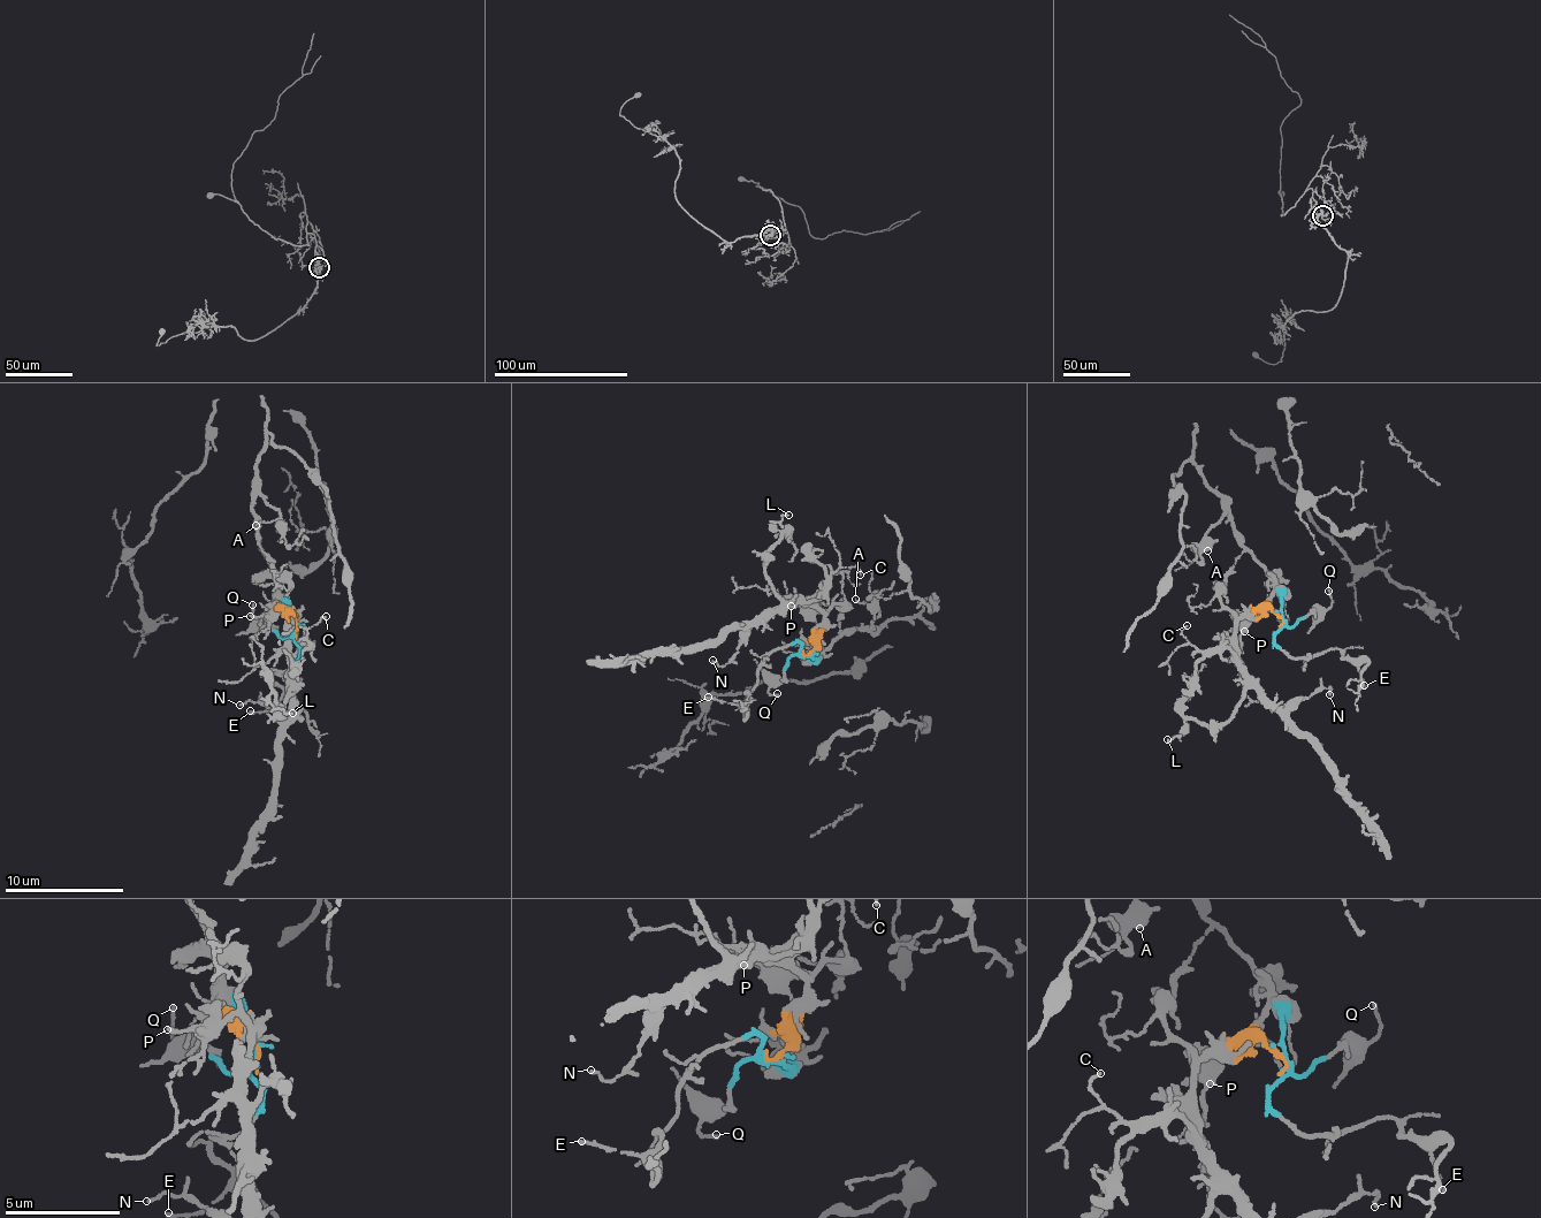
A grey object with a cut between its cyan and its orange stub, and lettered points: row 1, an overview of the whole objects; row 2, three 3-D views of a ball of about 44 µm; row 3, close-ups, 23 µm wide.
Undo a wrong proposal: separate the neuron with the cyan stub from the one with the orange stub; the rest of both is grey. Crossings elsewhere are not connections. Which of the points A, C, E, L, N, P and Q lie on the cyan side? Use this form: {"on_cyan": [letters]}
{"on_cyan": ["A", "E", "Q"]}

